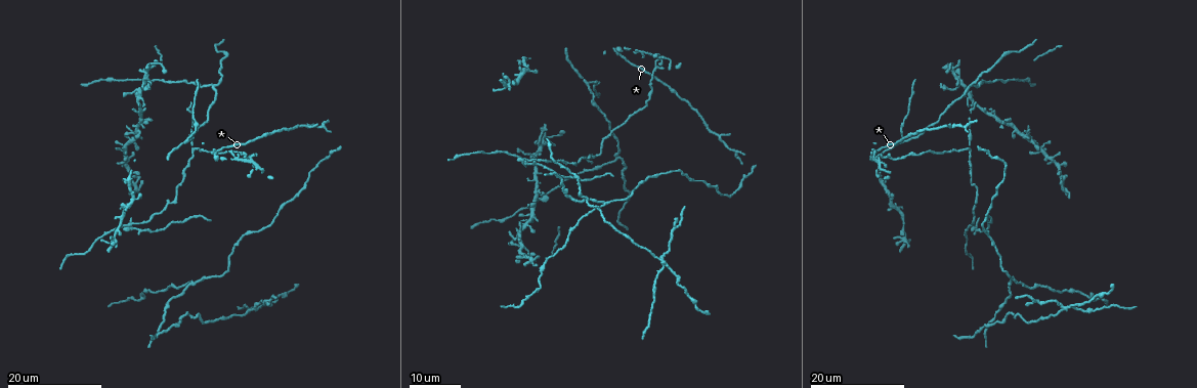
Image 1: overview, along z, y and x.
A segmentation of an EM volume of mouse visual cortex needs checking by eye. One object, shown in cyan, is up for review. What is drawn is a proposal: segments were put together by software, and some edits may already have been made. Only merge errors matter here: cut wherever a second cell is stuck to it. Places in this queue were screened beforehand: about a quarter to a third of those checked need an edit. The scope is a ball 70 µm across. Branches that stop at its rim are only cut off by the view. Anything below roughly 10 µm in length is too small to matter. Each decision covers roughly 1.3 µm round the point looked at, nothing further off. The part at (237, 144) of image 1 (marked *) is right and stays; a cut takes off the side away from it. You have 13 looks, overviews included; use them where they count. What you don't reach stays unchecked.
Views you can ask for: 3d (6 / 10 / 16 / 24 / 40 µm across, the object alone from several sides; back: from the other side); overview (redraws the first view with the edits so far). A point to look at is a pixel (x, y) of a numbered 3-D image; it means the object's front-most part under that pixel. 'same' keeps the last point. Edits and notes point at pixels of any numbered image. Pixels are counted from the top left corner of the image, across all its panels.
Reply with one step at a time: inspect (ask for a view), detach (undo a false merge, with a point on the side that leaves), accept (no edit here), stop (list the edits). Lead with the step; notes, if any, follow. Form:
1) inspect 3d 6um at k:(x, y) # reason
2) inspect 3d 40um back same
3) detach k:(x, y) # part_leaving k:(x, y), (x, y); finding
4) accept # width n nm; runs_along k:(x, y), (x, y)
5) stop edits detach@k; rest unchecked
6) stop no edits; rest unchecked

inspect 3d 16um at 1:(185, 140) # three arms meet

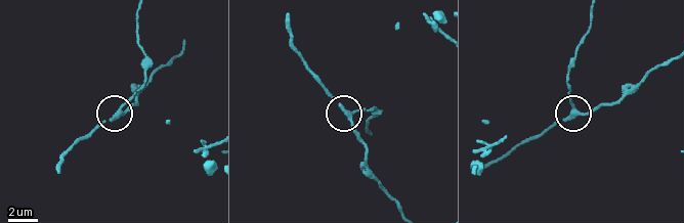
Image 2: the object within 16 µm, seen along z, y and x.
inspect 3d 10um at 2:(348, 115)

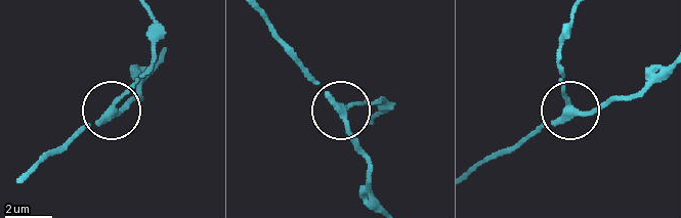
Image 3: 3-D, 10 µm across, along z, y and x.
accept # arms 3; runs_along 3:(382, 208), (371, 184), (369, 155), (343, 110), (380, 101); one cell here

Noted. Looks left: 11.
inspect 3d 24um at 1:(616, 159) # branch point

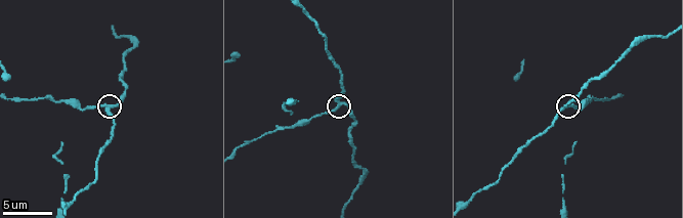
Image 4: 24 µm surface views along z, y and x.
inspect 3d 6um at 4:(565, 106)

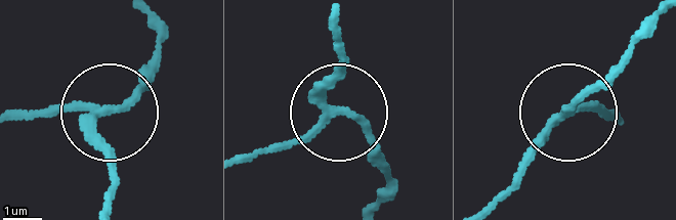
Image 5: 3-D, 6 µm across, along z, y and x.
accept # width 190 nm; all the same cell

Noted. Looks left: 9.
inspect 3d 16um at 1:(135, 97) # three-way junction

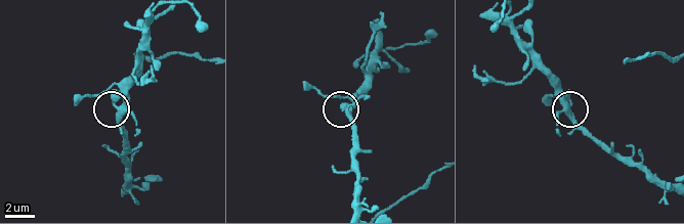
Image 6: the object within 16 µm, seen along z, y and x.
inspect 3d 10um at 6:(570, 108) # closer look

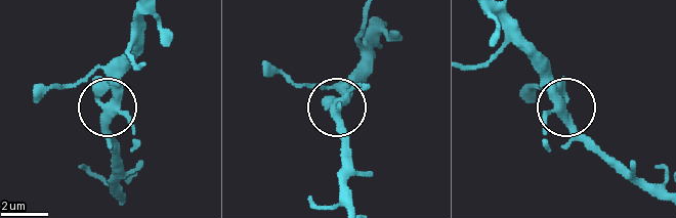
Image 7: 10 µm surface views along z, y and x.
accept # arms 3; one cell here

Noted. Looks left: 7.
inspect 3d 16um at 1:(194, 148)

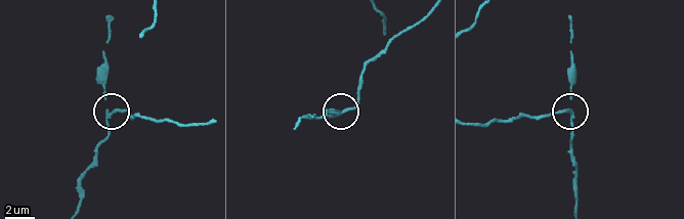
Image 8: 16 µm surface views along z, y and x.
inspect 3d 6um at 8:(573, 112)

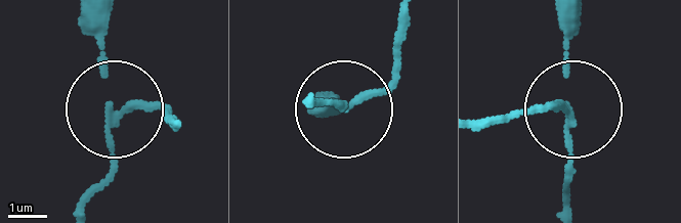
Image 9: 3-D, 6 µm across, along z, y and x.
detach 9:(166, 112) # width 130 nm; part_leaving 9:(118, 109), (163, 109), (173, 119); two cells meet here

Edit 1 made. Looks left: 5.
inspect overview

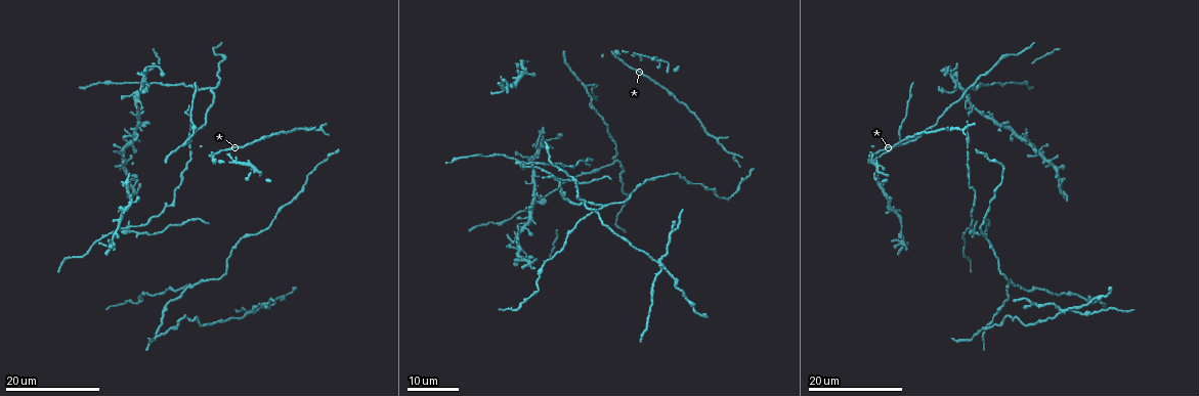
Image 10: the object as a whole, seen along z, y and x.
inspect 3d 24um at 10:(200, 282) # three-way junction

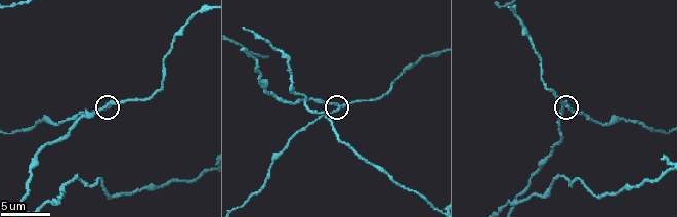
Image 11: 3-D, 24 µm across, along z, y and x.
inspect 3d 6um at 11:(337, 107)

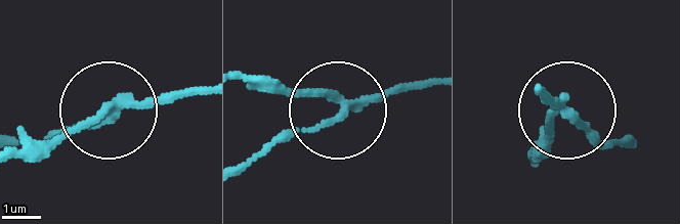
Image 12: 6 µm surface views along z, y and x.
detach 12:(69, 132) # arms 3; part_leaving 12:(117, 105), (12, 153); a second cell is stuck on

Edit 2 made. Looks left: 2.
inspect 3d 24um at 10:(127, 229)

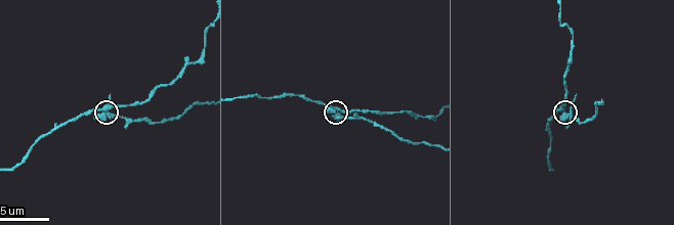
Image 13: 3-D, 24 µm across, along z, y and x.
inspect 3d 10um at 13:(105, 108)

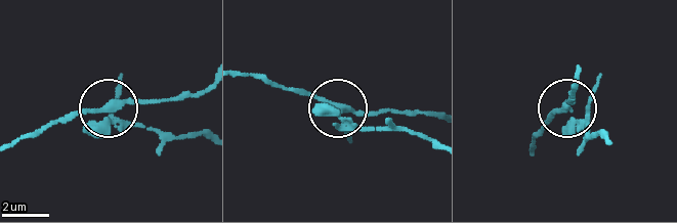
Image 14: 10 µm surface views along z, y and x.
detach 14:(118, 91) # arms 4; part_leaving 14:(110, 122), (202, 134); two cells meet here

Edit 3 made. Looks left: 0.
stop edits detach@9, detach@12, detach@14; rest unchecked

